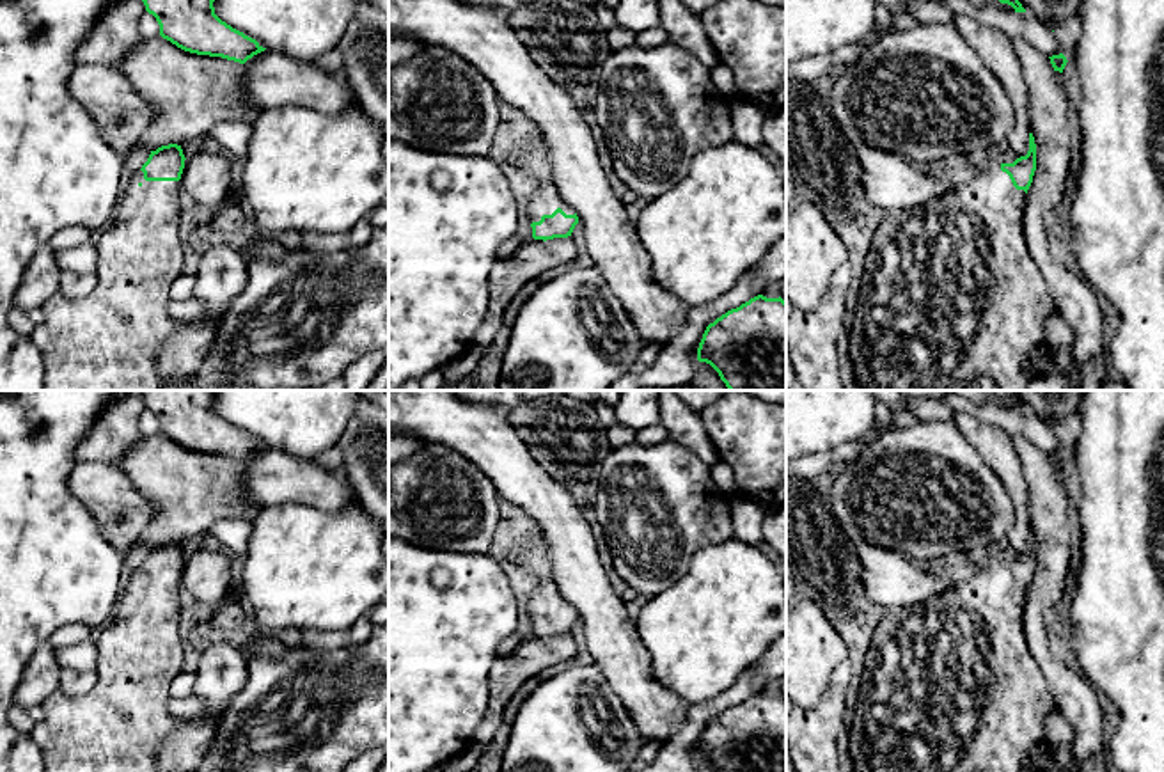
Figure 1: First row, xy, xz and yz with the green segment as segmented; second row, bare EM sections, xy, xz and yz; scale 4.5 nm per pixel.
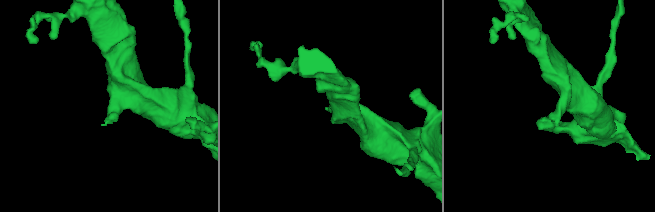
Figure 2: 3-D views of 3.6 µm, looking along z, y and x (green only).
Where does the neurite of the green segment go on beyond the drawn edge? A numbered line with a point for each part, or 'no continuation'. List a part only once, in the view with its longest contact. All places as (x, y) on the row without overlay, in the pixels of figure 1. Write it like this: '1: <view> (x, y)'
1: xz (545, 597)

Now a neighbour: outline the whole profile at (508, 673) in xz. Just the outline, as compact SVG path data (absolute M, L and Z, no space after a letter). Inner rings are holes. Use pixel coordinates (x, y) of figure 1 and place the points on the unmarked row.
M568 634L547 639L531 635L511 655L497 657L488 673L488 710L476 728L472 740L481 747L490 744L502 722L507 701L520 687L538 673L568 662L577 655L577 642Z

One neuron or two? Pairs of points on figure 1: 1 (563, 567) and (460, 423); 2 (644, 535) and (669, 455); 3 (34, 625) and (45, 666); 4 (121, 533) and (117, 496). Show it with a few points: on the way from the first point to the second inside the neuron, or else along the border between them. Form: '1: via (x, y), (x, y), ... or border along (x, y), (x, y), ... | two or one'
1: via (563, 529), (561, 520), (497, 456) | one
2: via (655, 515), (669, 474) | one
3: border along (47, 639), (36, 648), (20, 680) | two
4: via (114, 524), (116, 504) | one

